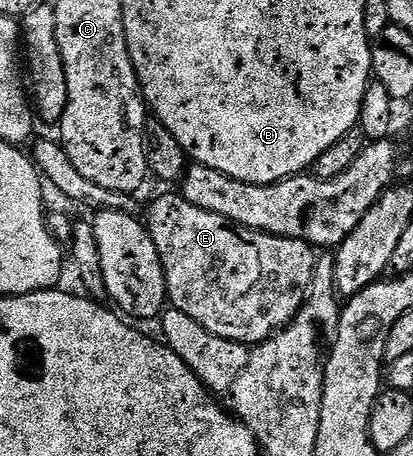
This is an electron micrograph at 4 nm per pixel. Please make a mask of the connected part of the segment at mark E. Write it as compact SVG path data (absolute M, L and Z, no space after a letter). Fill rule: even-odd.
M176 192L173 193L165 193L150 203L149 221L147 220L149 234L159 251L159 259L165 272L168 304L176 312L195 319L195 323L211 331L211 335L237 341L240 345L256 347L262 341L268 341L273 334L287 328L297 318L297 312L305 306L305 298L309 296L318 250L306 241L276 237L236 225L223 215L203 211L187 203Z

